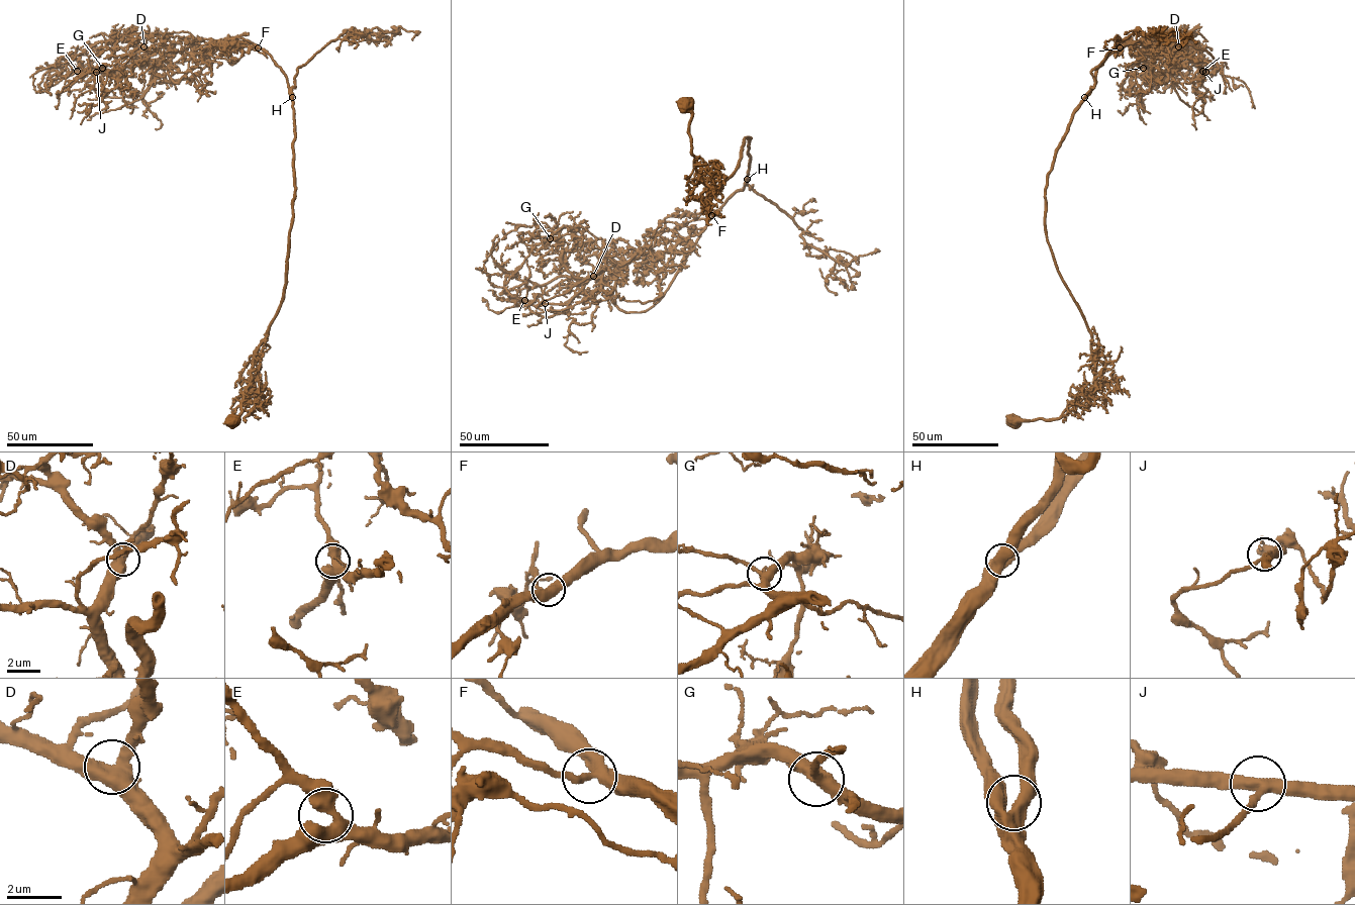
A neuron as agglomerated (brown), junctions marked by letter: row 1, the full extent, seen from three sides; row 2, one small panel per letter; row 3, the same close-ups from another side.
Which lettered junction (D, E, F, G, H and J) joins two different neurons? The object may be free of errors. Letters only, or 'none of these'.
F

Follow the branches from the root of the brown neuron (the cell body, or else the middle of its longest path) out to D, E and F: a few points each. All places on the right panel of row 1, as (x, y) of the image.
D: (1012, 420), (1058, 418), (1093, 383), (1047, 239), (1055, 151), (1108, 56), (1159, 31), (1154, 55), (1178, 46)
E: (1012, 420), (1058, 418), (1093, 383), (1045, 224), (1074, 109), (1151, 32), (1202, 71)
F: (1012, 420), (1058, 418), (1093, 385), (1091, 331), (1048, 240), (1045, 188), (1074, 109), (1095, 70), (1120, 47)

